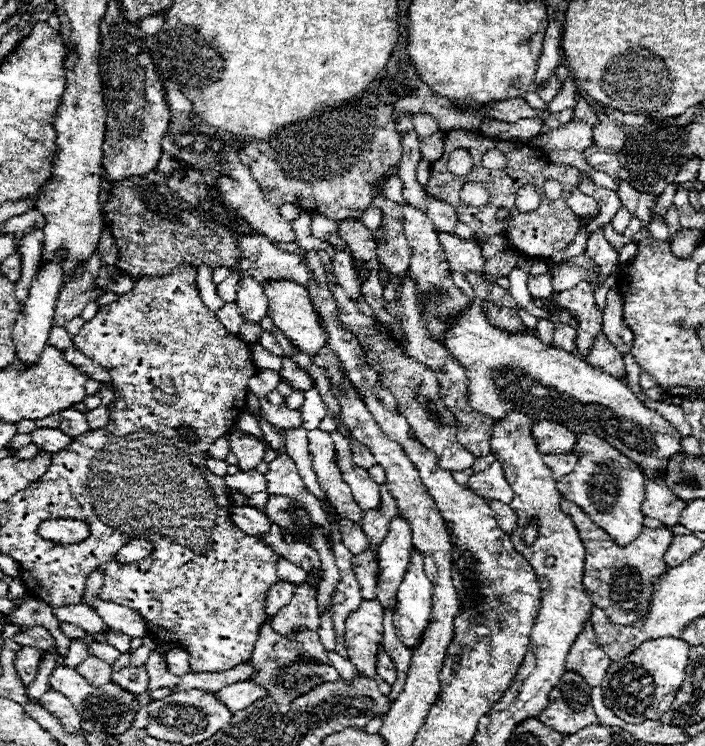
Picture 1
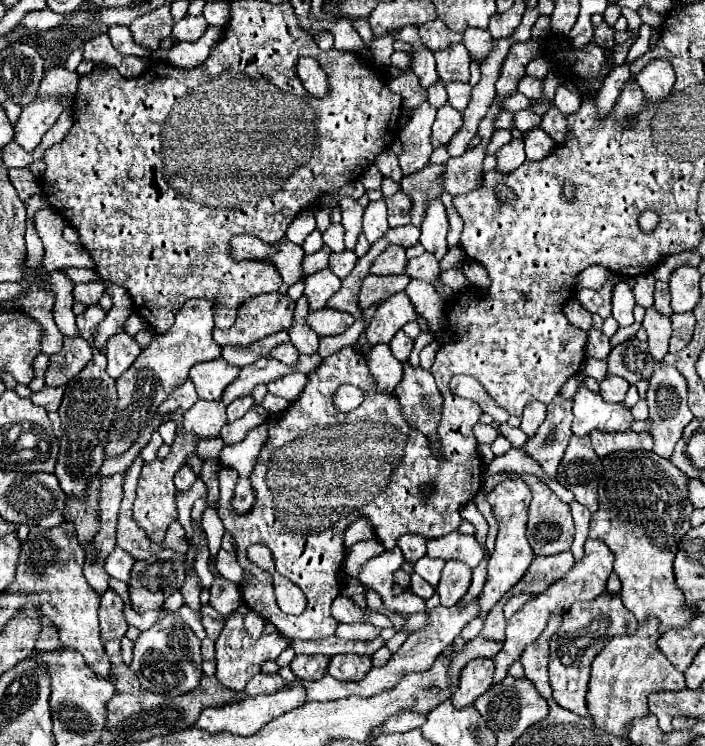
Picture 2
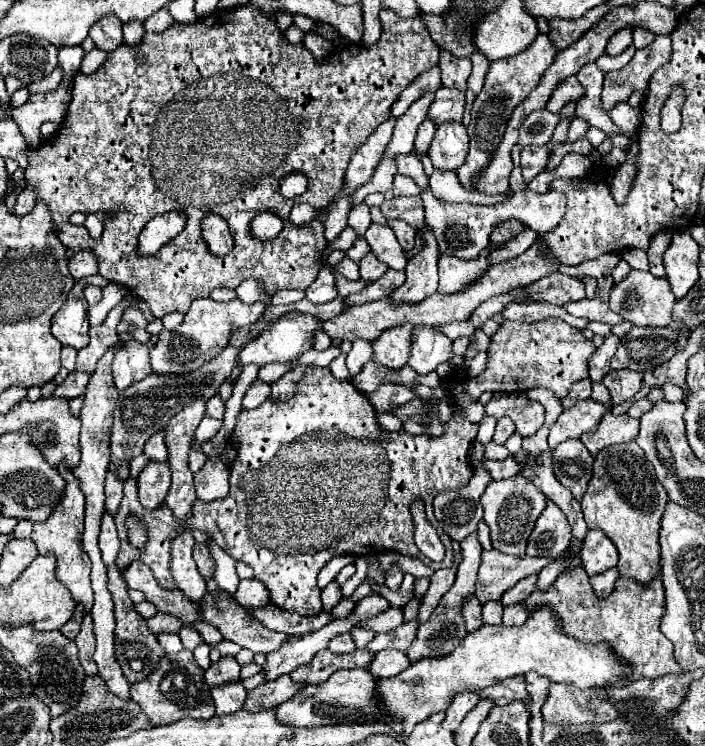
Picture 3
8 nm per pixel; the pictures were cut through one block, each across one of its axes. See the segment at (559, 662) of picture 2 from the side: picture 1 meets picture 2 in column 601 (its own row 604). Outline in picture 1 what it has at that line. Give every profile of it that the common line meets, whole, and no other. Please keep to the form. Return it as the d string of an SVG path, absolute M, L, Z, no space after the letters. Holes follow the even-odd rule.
M564 498L560 500L560 506L568 516L572 516L576 530L580 532L580 540L584 540L586 564L584 564L582 584L584 584L584 590L590 594L592 602L606 612L606 618L610 624L628 626L642 620L648 614L650 596L654 592L654 588L648 588L648 586L652 586L664 572L668 572L668 566L664 562L664 552L672 542L670 530L644 528L634 542L620 548L610 540L610 536L602 528L592 524L592 520L582 512L578 504Z

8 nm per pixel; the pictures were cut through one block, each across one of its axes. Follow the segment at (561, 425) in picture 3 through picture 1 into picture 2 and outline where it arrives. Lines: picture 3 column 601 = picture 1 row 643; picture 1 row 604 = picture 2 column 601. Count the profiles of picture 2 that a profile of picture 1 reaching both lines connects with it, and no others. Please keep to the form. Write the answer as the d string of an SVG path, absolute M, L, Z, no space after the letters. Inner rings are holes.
M584 384L574 394L574 422L572 432L586 436L590 430L600 432L624 432L630 430L632 414L622 404L610 404L600 394L590 392Z

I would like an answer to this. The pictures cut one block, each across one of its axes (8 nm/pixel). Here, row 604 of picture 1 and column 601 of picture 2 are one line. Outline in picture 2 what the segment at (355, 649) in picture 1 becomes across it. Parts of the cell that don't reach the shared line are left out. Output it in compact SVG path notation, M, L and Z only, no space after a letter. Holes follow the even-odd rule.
M588 357L582 366L582 372L600 382L607 376L607 362Z

